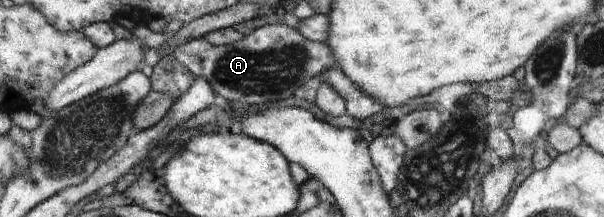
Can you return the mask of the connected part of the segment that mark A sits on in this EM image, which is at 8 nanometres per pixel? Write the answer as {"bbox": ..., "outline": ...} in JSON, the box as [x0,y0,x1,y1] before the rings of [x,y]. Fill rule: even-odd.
{"bbox":[170,23,335,107],"outline":[[[282,23],[259,27],[248,33],[239,42],[228,45],[214,46],[206,38],[192,38],[192,40],[178,44],[170,54],[194,77],[206,78],[210,82],[210,88],[214,90],[219,99],[258,107],[274,103],[274,100],[284,100],[293,96],[294,91],[306,84],[310,78],[320,76],[321,72],[335,66],[331,48],[329,49],[324,41],[308,40],[296,29]]]}

